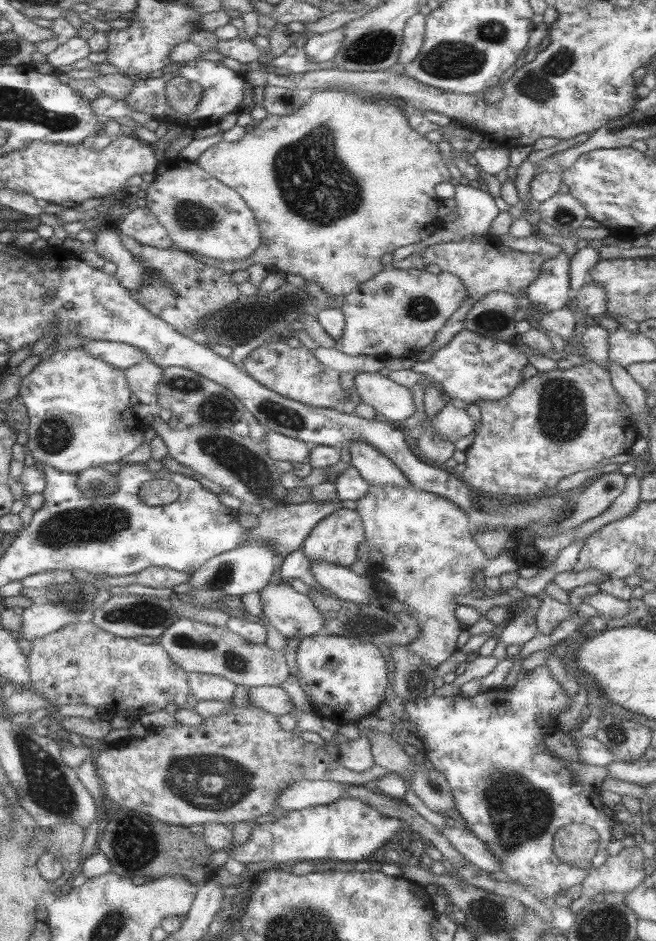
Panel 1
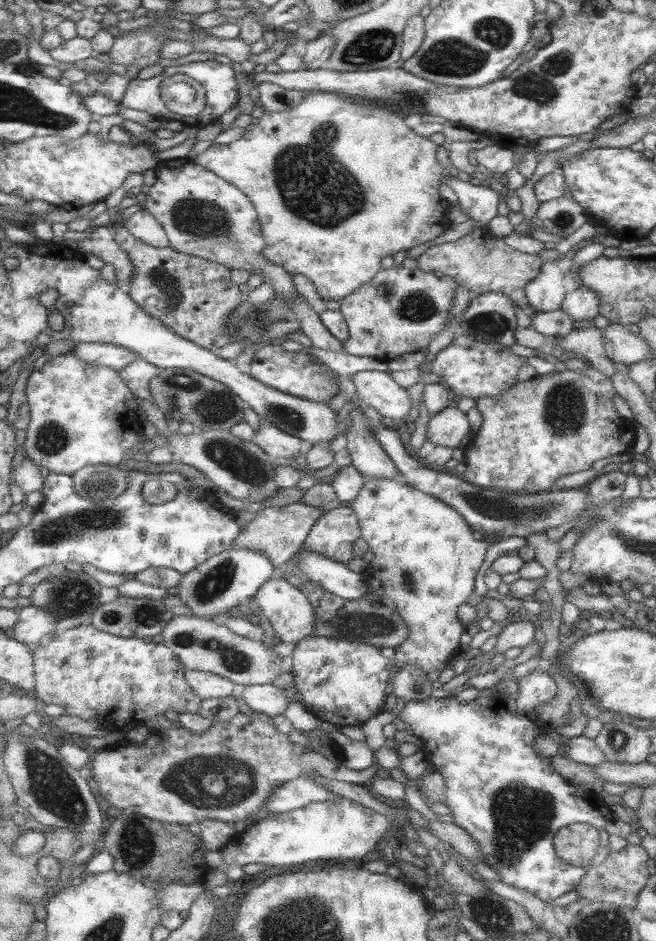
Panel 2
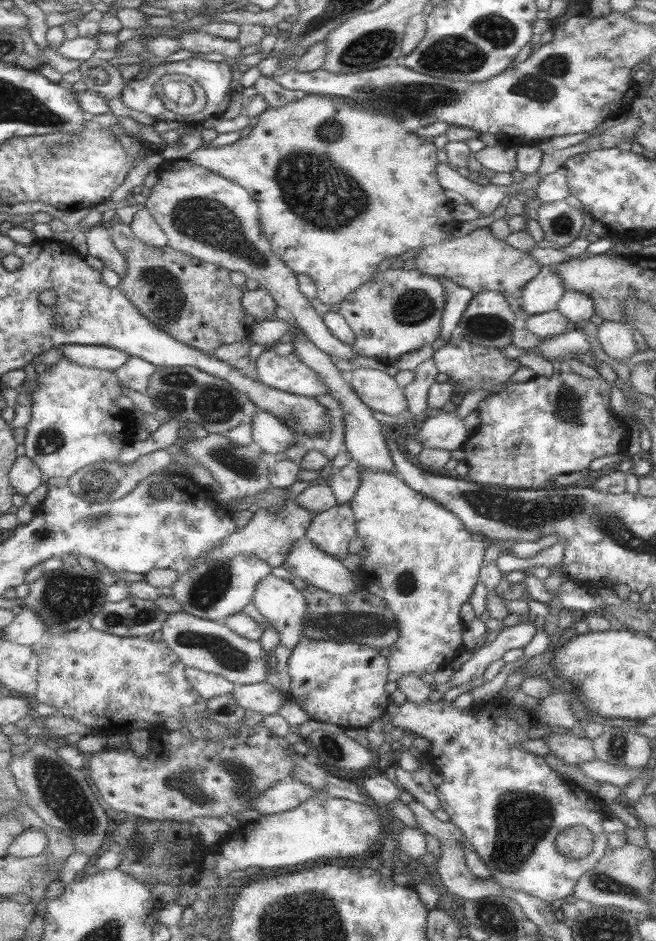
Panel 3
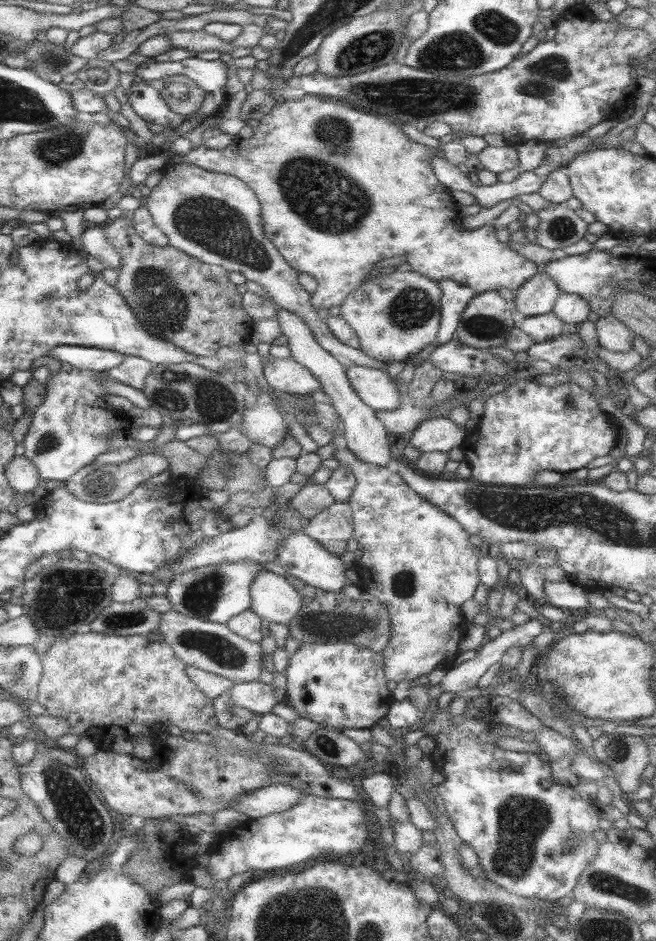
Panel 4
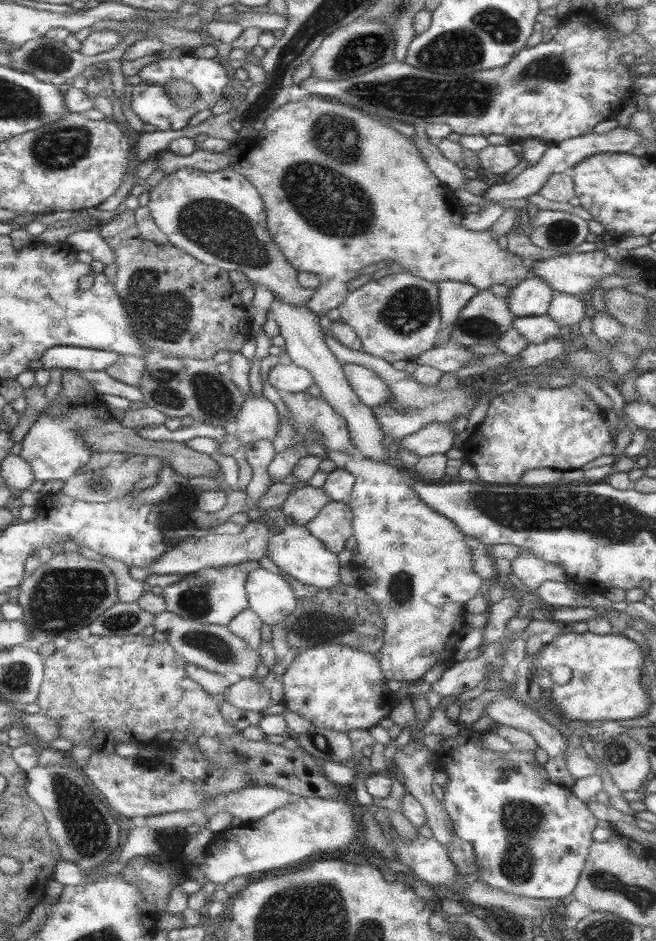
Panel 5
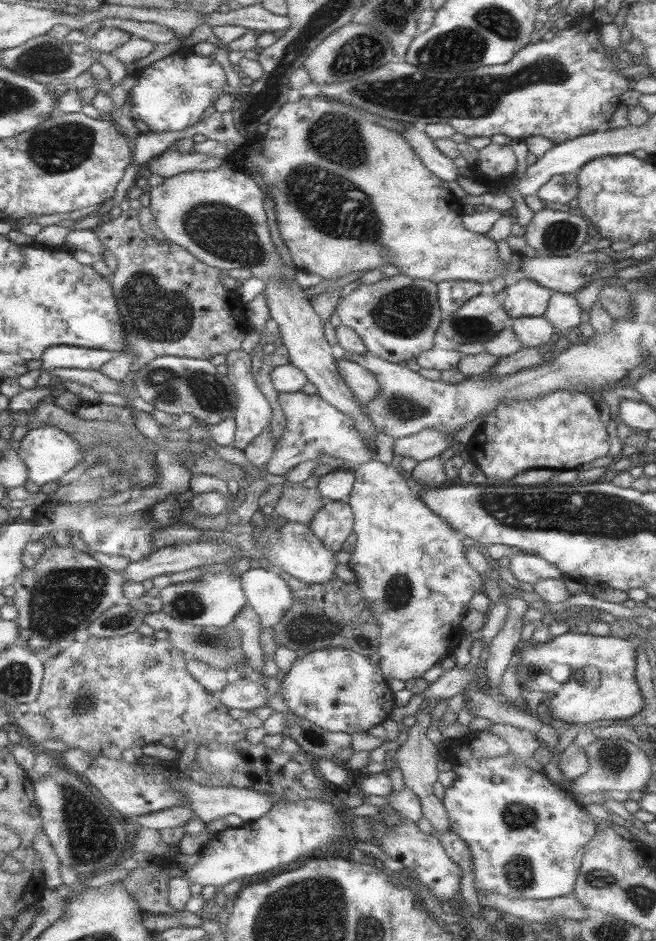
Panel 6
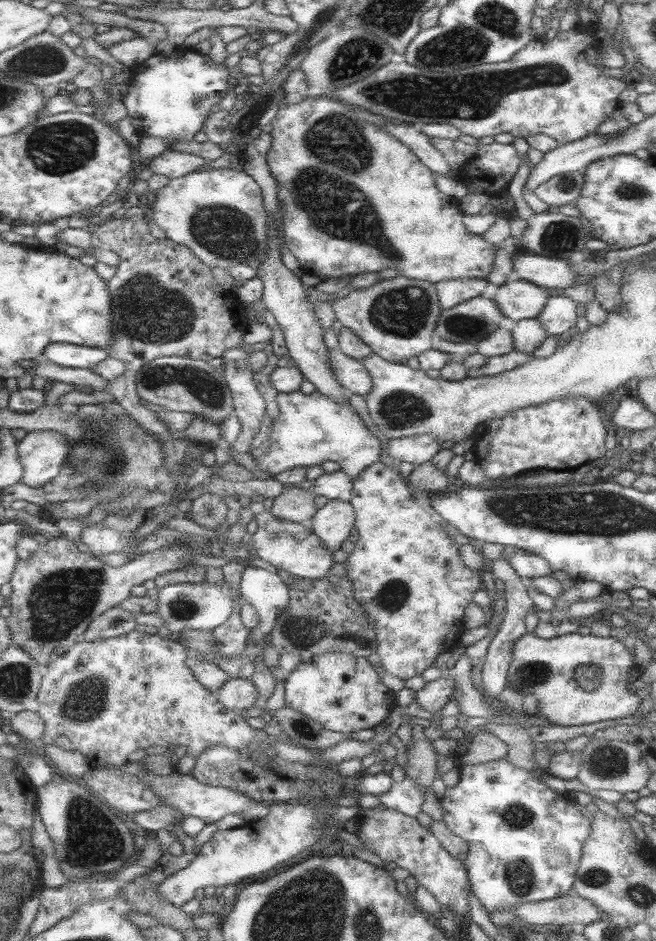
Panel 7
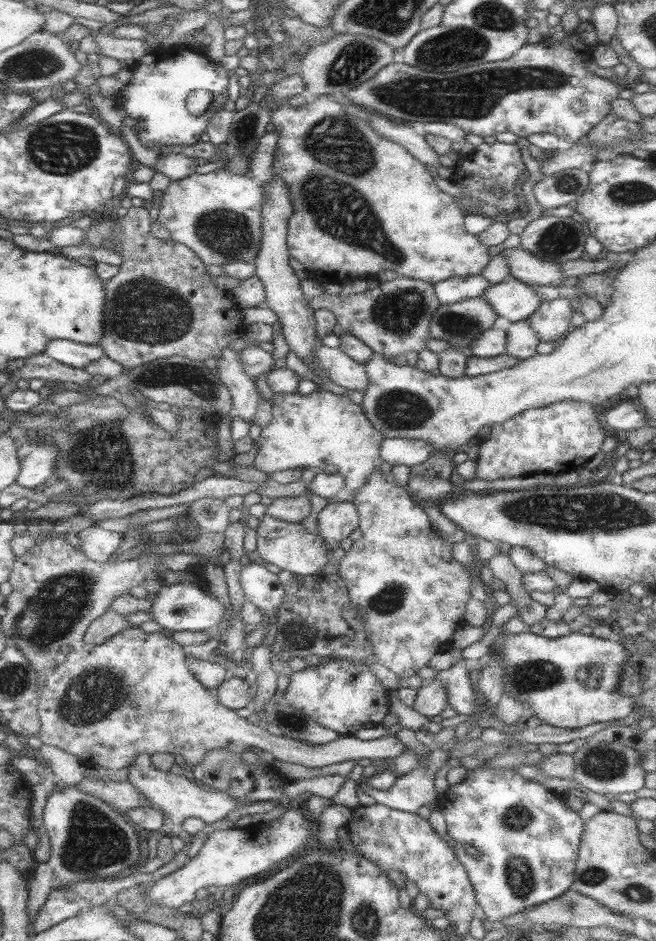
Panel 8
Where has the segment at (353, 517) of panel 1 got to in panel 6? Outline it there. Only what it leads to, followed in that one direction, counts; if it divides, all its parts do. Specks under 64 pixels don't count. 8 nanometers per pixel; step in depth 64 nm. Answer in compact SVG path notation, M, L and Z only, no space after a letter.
M325 502L309 522L309 532L331 552L343 550L345 540L353 534L353 514L347 504Z

